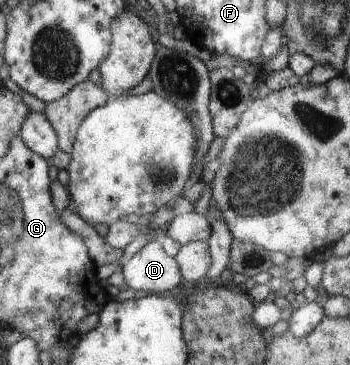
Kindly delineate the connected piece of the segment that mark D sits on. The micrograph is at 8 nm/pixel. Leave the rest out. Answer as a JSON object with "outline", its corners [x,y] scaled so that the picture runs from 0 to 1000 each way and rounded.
{"outline":[[[431,658],[406,690],[357,715],[349,740],[363,784],[411,795],[423,805],[480,805],[514,778],[514,740],[500,704],[489,704],[451,658]]]}

